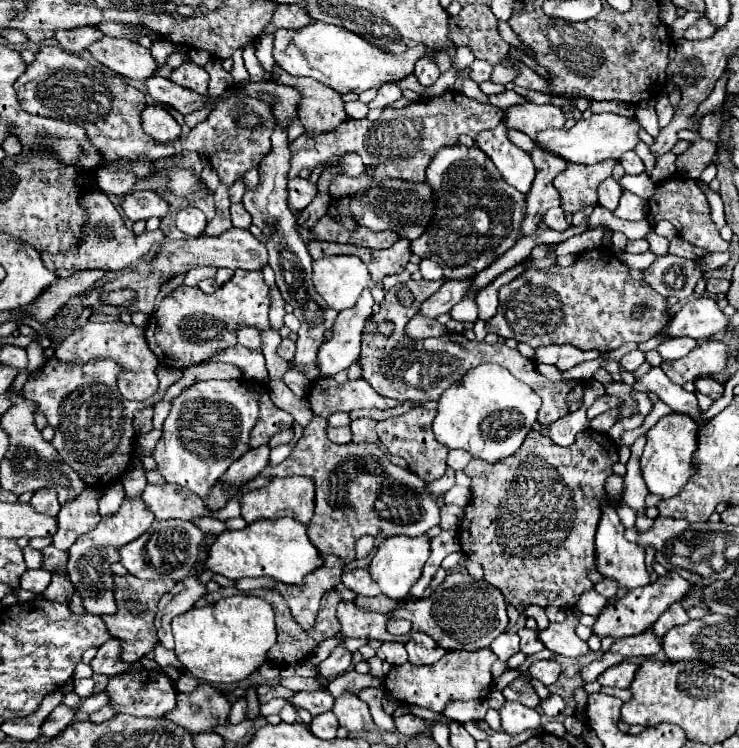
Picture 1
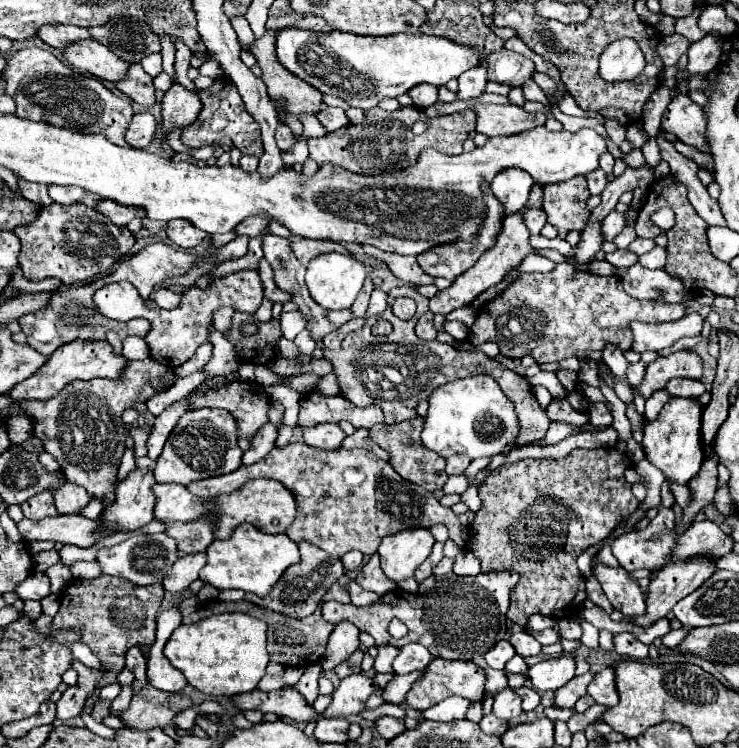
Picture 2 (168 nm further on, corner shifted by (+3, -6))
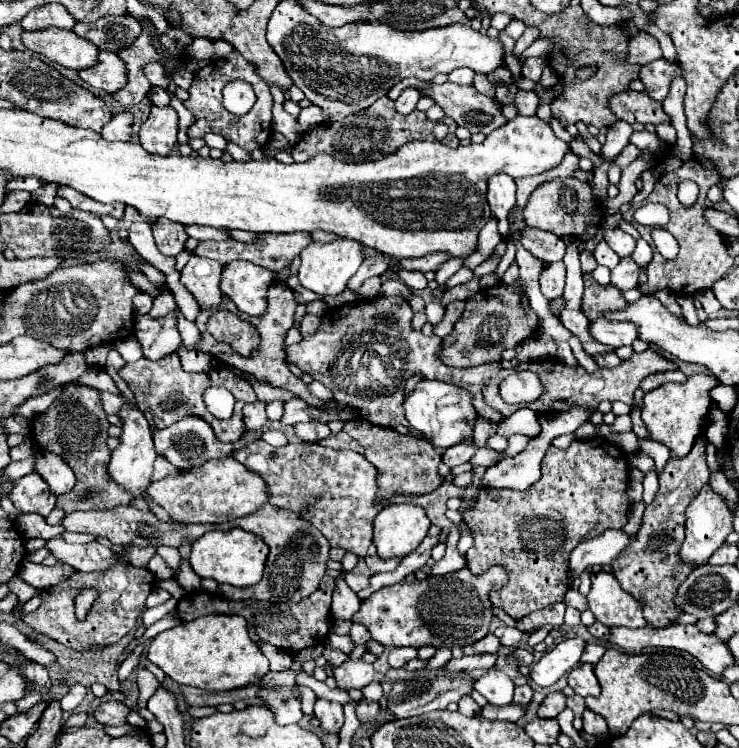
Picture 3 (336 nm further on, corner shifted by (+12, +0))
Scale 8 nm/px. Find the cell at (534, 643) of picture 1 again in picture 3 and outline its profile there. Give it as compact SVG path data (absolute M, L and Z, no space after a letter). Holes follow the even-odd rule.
M500 625L500 627L494 631L494 635L500 639L500 643L502 643L504 647L514 647L514 645L518 645L518 643L522 641L522 633L520 633L516 627Z

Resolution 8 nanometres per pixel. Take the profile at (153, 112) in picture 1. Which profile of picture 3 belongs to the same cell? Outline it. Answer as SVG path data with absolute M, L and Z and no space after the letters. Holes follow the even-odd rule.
M120 113L108 121L108 125L102 127L100 135L106 141L130 141L132 137L132 121L134 117L130 113Z

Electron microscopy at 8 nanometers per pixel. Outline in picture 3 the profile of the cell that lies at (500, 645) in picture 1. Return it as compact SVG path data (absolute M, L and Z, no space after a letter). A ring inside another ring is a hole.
M488 633L484 639L480 639L480 641L472 643L472 645L462 647L462 651L464 651L464 655L476 655L476 653L496 653L496 651L498 651L498 647L500 647L498 637L496 637L496 635L492 635L492 633Z

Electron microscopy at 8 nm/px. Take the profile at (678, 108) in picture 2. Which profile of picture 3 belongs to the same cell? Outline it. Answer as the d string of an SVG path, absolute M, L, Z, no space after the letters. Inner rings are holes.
M622 91L616 93L608 99L608 105L612 109L612 113L616 115L616 119L626 121L626 123L664 123L670 121L670 117L664 113L662 103L650 101L650 97L646 93L638 93L638 91Z

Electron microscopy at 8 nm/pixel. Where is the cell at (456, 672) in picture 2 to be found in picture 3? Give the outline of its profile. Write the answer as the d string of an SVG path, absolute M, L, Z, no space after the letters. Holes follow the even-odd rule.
M484 653L484 655L464 655L462 659L452 659L446 669L448 671L470 671L470 669L490 669L496 663L496 653Z

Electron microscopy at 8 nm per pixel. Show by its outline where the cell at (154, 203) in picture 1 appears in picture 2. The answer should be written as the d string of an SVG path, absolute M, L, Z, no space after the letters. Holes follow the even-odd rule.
M111 199L99 201L97 211L107 215L119 227L125 227L131 219L137 217L137 207L127 207L127 205L121 205L121 203L113 203Z

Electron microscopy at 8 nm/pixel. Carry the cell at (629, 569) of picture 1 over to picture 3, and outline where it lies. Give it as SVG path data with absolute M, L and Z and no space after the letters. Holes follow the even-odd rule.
M606 571L592 573L592 591L588 593L588 607L594 617L606 625L624 625L624 627L644 627L640 603L620 589L620 583Z

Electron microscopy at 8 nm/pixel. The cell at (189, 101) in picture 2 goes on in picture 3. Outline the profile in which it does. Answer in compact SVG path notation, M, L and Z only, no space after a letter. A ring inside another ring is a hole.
M152 105L148 119L140 127L140 145L148 153L168 155L178 143L178 113L172 107Z

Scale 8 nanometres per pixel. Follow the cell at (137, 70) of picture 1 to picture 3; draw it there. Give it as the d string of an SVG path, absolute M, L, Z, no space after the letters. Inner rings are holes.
M48 27L40 31L24 31L22 43L26 49L44 55L46 59L80 71L94 65L98 57L96 45L90 41L84 41L82 37L76 37L76 33L60 27Z

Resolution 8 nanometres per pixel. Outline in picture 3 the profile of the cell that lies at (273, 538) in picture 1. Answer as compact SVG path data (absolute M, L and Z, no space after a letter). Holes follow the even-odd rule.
M234 527L230 531L204 533L204 537L200 537L200 541L192 545L190 565L198 577L208 577L218 583L228 583L234 587L250 587L262 579L266 557L268 557L268 547L260 537Z

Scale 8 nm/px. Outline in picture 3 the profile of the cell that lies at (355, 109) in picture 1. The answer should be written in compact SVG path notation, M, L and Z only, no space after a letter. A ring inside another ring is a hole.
M310 105L310 107L306 107L306 109L300 111L300 115L298 115L296 121L300 123L300 127L302 127L304 131L308 131L308 129L314 129L316 125L320 125L320 123L324 121L324 117L322 117L320 109L316 109L314 105Z

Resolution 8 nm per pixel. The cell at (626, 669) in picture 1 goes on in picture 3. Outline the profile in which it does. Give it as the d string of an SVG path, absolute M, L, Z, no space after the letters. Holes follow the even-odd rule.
M582 663L580 667L574 667L568 675L568 683L576 691L576 695L580 695L580 697L600 693L600 685L598 685L598 679L594 675L594 667L588 665L588 663Z

